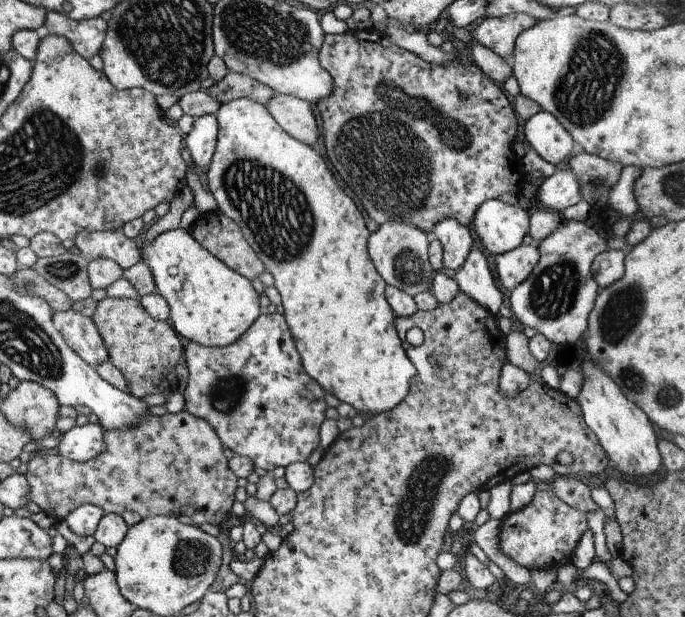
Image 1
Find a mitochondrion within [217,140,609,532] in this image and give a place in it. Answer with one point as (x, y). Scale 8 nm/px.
(276, 212)

